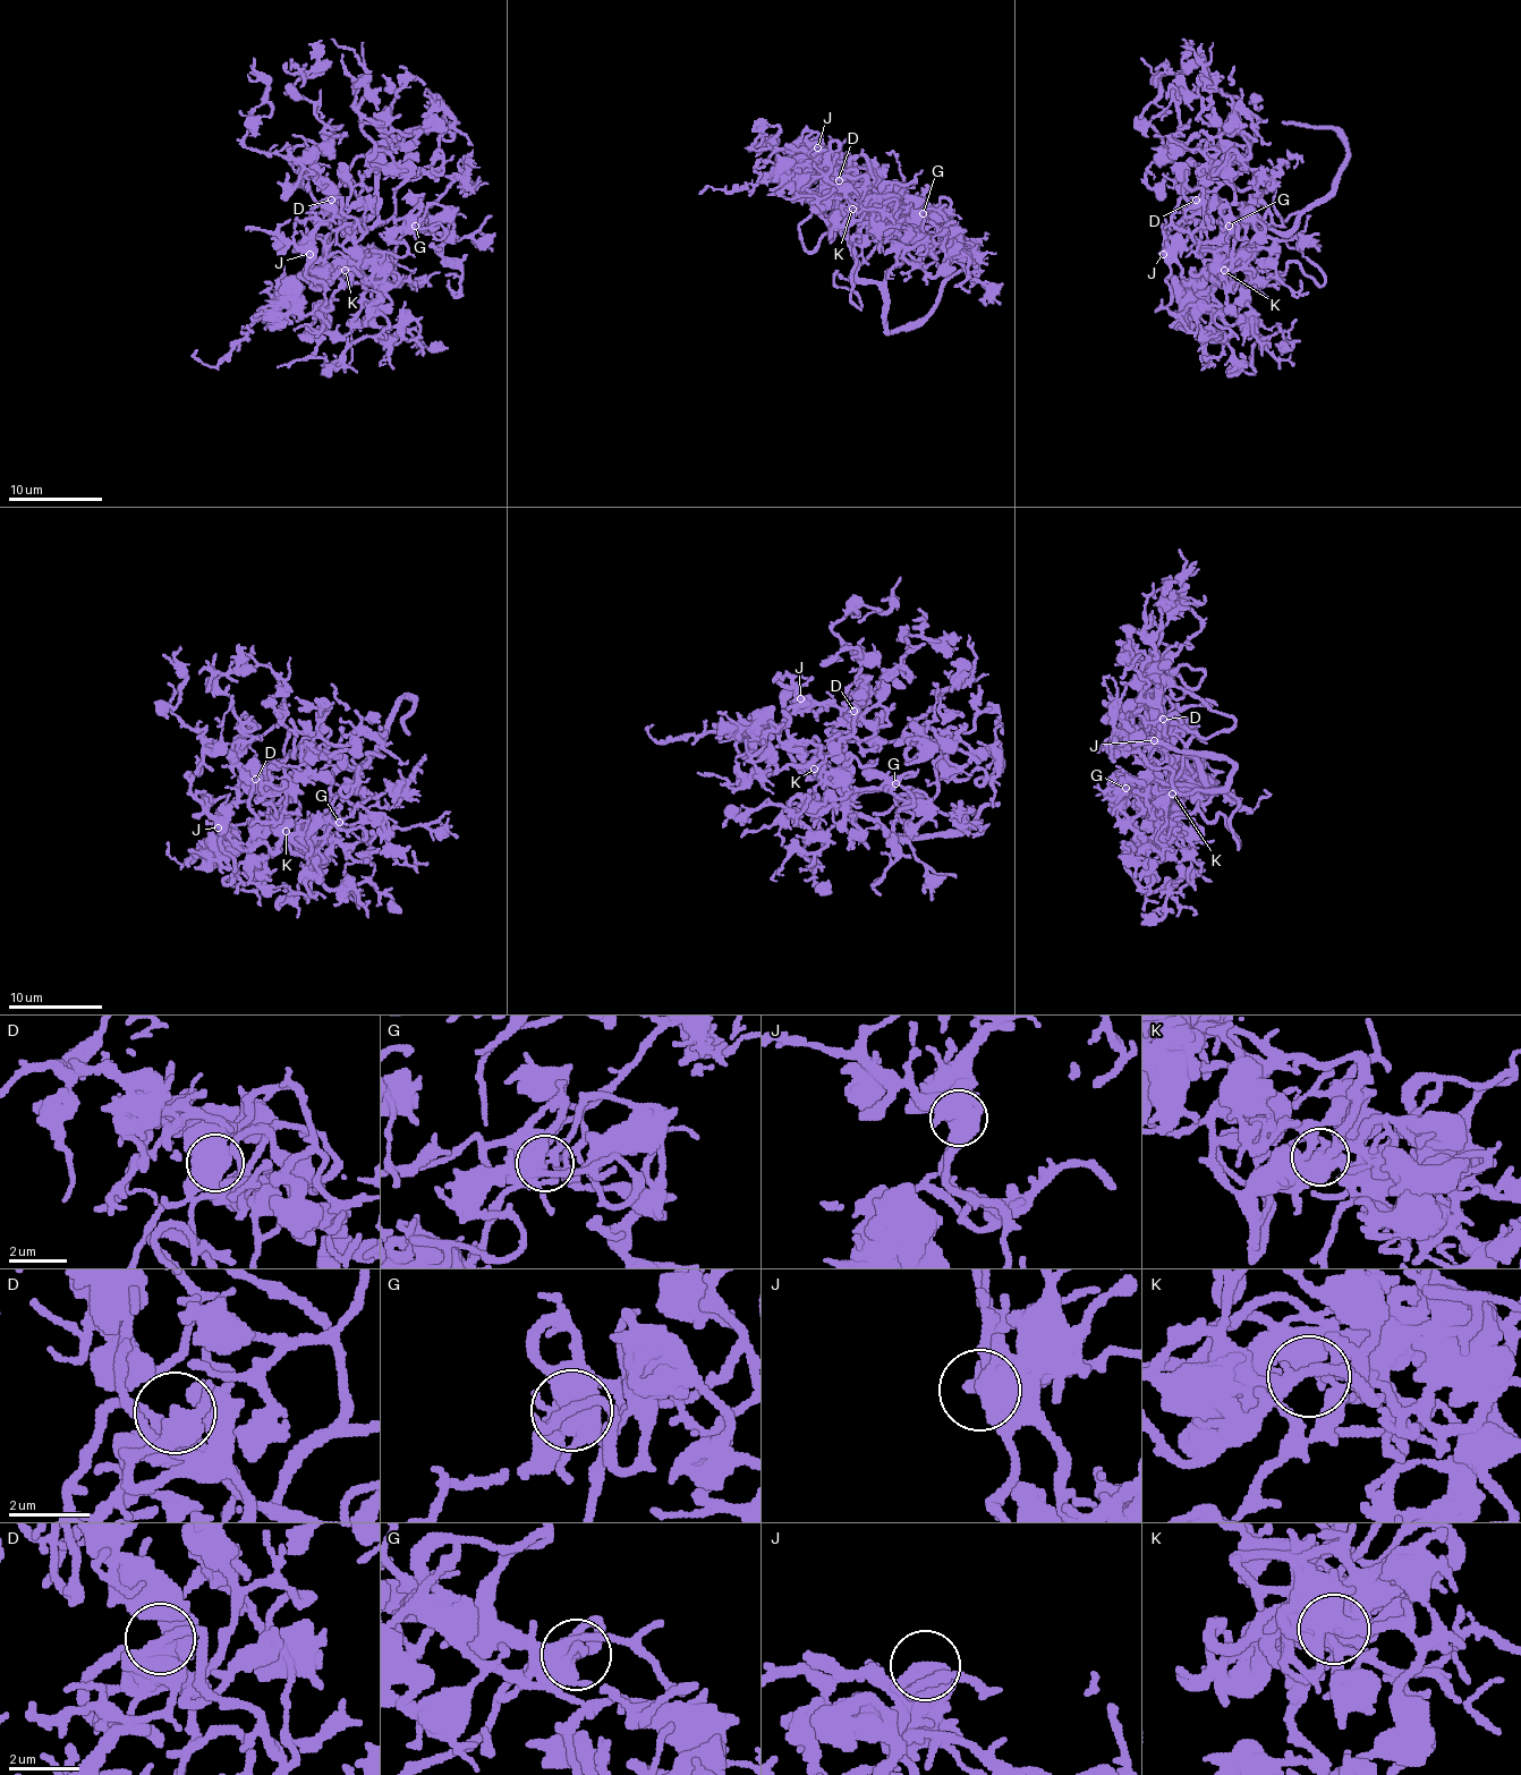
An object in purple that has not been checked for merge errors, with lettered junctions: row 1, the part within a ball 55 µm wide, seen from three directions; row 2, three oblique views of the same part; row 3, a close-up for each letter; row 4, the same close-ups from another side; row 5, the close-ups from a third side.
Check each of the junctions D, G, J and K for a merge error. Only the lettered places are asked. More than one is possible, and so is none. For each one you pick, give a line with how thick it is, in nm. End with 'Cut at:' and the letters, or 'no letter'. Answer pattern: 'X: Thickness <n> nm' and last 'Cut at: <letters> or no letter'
Cut at: no letter

